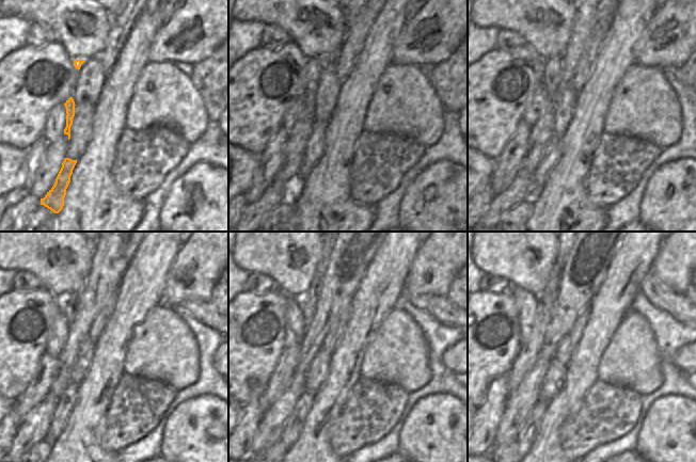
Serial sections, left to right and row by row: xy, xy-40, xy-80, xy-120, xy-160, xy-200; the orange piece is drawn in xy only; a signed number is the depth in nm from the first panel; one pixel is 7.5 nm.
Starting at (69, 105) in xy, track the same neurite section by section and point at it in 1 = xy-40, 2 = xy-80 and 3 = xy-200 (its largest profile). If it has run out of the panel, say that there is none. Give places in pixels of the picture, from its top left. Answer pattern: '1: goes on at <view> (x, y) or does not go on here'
1: goes on at xy-40 (314, 66)
2: goes on at xy-80 (552, 76)
3: goes on at xy-200 (562, 253)

